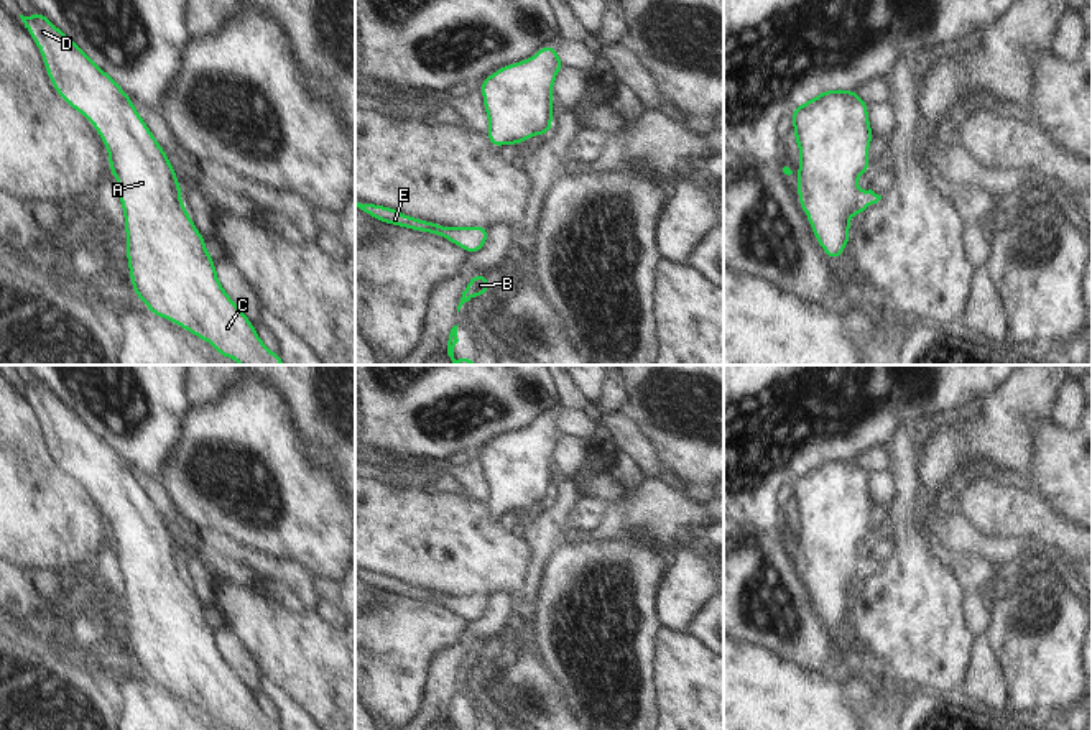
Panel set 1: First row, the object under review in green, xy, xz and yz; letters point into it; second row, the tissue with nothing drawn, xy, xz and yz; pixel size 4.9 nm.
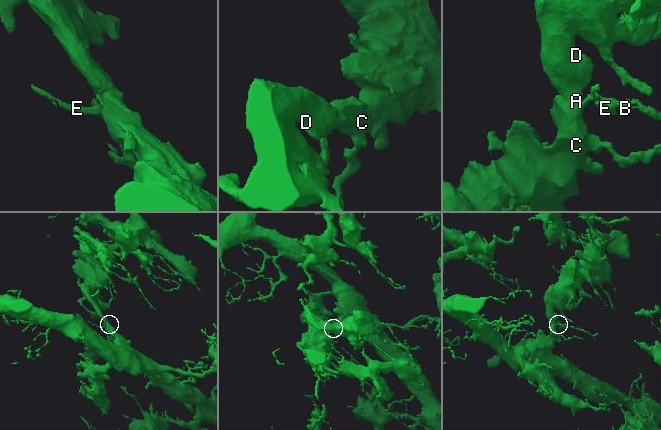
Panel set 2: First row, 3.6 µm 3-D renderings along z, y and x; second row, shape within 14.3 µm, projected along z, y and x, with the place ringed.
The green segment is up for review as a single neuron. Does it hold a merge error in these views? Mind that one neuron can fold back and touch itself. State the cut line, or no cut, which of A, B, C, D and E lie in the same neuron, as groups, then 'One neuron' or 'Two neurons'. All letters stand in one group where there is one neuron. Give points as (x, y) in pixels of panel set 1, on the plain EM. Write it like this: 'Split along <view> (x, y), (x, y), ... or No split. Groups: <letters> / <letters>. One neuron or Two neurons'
No split. Groups: A B C D E. One neuron.

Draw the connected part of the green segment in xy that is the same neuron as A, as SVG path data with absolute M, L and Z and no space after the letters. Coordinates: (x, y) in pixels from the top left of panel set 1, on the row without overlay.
M35 377L31 385L20 383L20 386L41 421L54 459L92 492L105 513L109 539L118 552L125 585L128 646L136 668L141 668L155 684L209 710L215 722L225 727L283 730L276 720L265 714L253 691L220 653L215 630L206 615L206 605L194 594L181 567L183 556L176 539L135 477L132 465L41 380Z

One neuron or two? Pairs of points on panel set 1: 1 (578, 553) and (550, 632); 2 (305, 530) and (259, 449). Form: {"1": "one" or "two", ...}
{"1": "one", "2": "one"}

